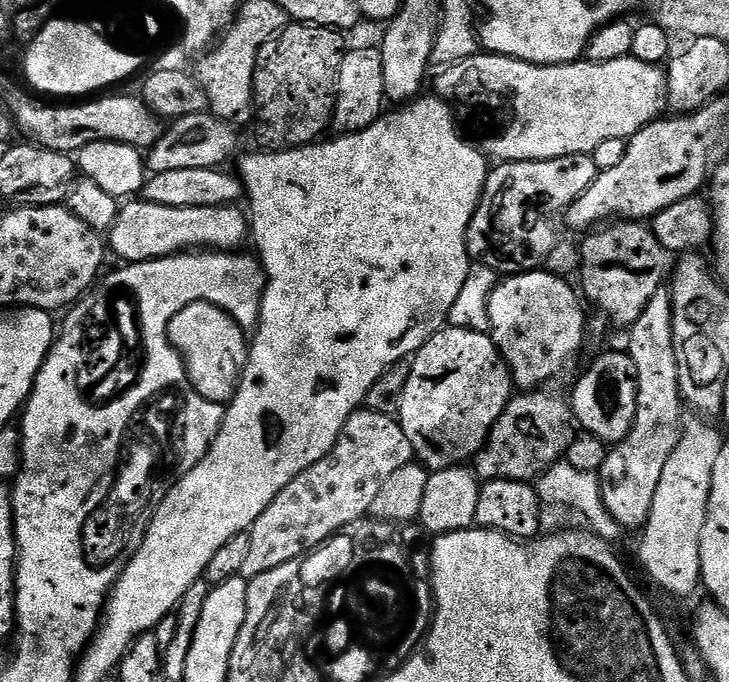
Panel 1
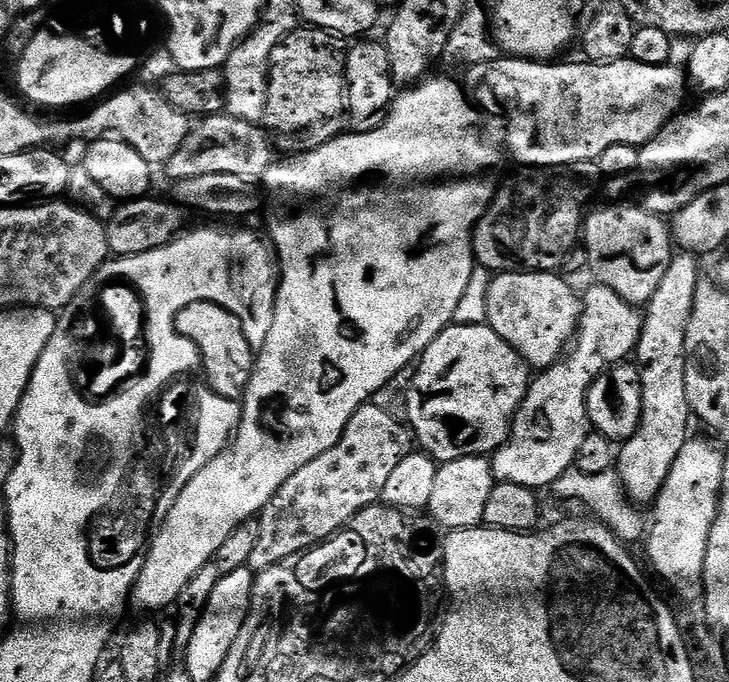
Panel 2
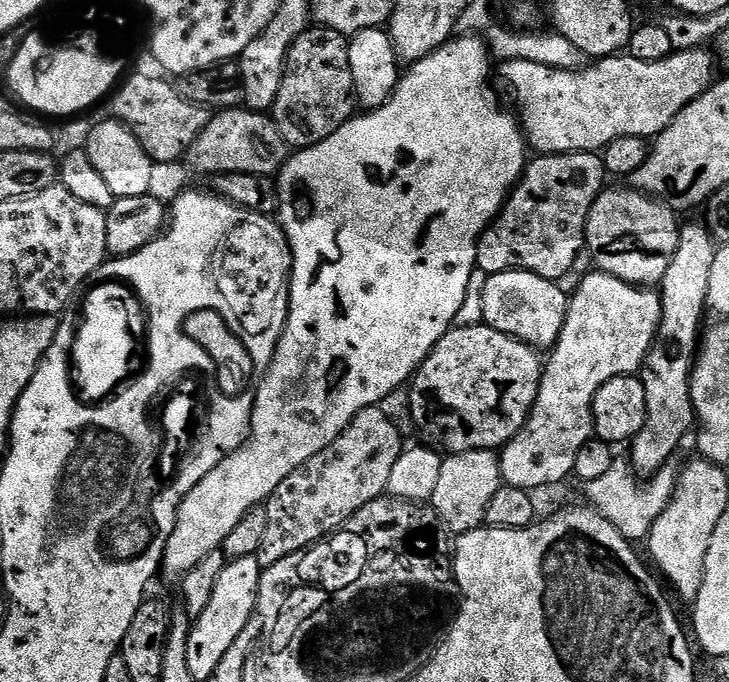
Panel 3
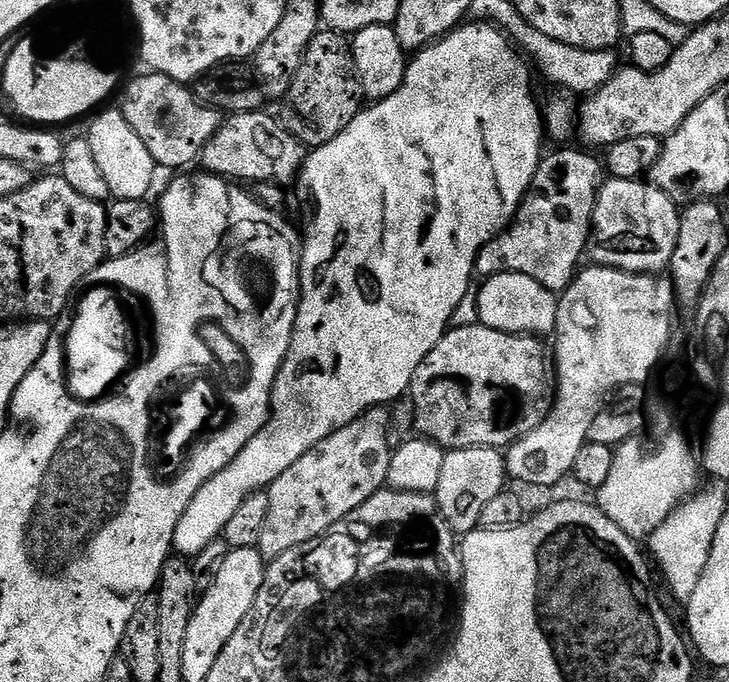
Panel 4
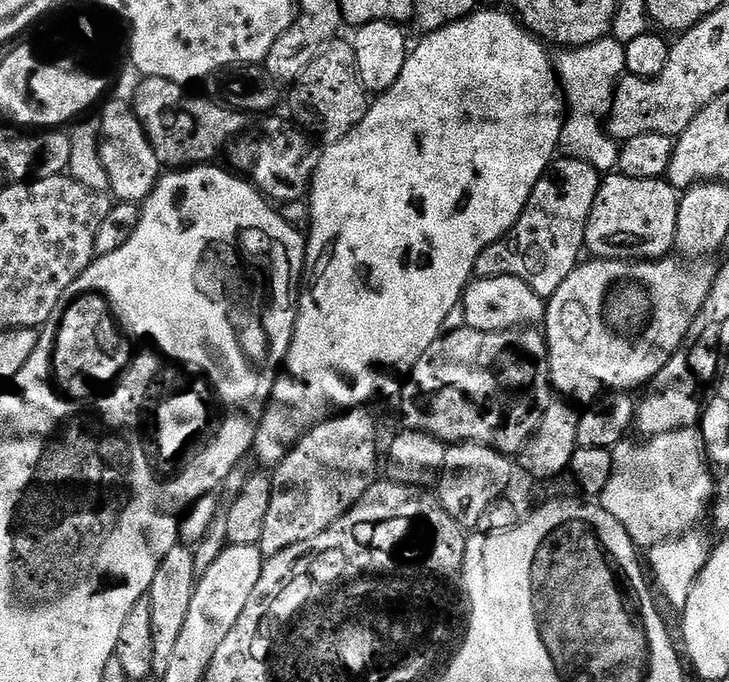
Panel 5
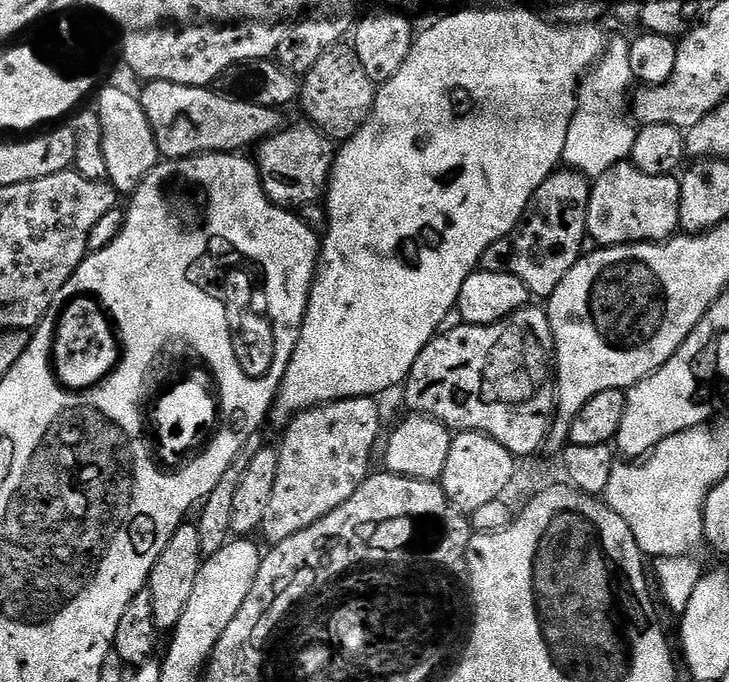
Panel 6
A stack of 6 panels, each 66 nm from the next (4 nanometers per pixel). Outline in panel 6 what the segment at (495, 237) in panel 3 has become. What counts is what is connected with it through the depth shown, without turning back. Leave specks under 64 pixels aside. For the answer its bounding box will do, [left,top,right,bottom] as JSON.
[479,170,591,297]

